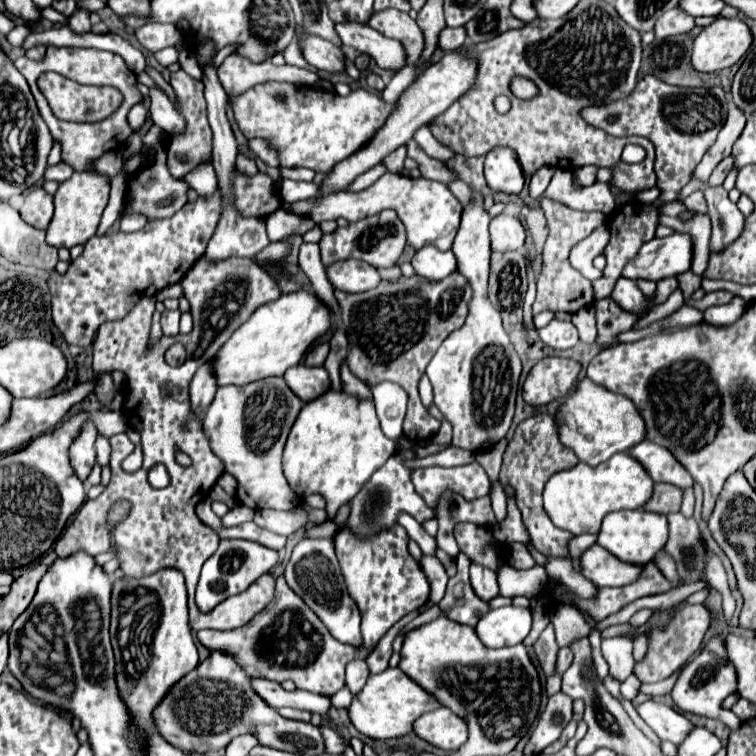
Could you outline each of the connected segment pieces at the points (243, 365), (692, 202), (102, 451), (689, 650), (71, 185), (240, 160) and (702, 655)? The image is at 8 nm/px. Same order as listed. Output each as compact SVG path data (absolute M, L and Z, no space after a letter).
M295 290L289 294L281 294L277 300L263 304L261 308L257 308L251 318L239 326L233 336L227 340L227 344L223 344L221 352L215 356L215 374L217 374L217 384L249 384L251 380L261 380L263 376L283 376L285 370L289 370L291 366L297 366L303 358L303 354L309 350L309 346L319 340L321 336L325 336L331 330L331 308L325 306L325 302L321 302L317 298L317 294L309 292L309 290Z
M697 190L697 192L693 192L689 198L685 198L683 204L689 206L691 210L695 210L695 212L707 212L707 202L705 202L701 190Z
M99 436L95 440L95 450L97 450L97 464L103 468L109 464L109 454L111 454L111 446L109 446L109 440Z
M695 604L695 606L685 606L681 612L675 614L673 626L667 626L665 630L647 630L649 634L649 650L645 654L645 658L641 662L635 664L633 674L641 680L641 682L659 682L669 678L679 666L685 664L685 660L699 650L701 640L705 636L705 630L709 626L709 612L703 608L703 604Z
M73 172L73 176L59 184L59 190L55 192L55 214L47 228L47 242L55 248L65 246L77 246L85 244L91 236L95 236L101 214L109 200L109 178L97 172Z
M239 152L239 154L237 154L237 168L239 168L241 172L245 172L245 174L251 176L251 174L257 172L257 162L255 162L251 156Z
M715 634L707 640L705 648L699 652L699 656L685 666L685 670L681 672L679 680L675 682L671 696L675 700L675 704L685 710L685 712L693 712L699 716L707 716L713 720L723 722L731 731L737 730L741 726L741 721L735 714L721 714L723 710L723 700L733 694L737 690L737 670L733 666L733 662L727 656L727 648L725 648L725 638L721 634Z

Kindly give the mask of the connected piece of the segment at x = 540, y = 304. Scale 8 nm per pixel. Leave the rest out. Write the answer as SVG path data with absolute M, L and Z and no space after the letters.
M547 198L541 200L541 208L547 218L549 236L547 236L547 242L543 248L543 266L537 276L537 298L533 302L533 316L543 310L551 310L551 312L563 310L563 312L575 314L577 310L581 310L585 306L593 306L595 296L593 296L591 280L587 280L579 270L575 270L569 264L569 252L577 242L587 238L597 226L605 224L607 216L603 212L571 210L563 204L555 204L553 200L547 200Z

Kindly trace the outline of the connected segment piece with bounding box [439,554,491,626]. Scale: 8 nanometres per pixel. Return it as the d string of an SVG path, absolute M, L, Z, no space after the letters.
M459 554L457 556L457 574L453 578L449 578L447 584L447 592L443 596L443 600L439 602L441 612L459 622L459 624L467 624L467 626L475 626L481 616L491 610L487 602L483 602L481 598L475 596L471 584L469 584L469 560Z

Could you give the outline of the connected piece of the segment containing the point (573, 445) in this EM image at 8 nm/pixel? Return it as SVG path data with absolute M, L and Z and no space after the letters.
M583 378L577 384L577 390L573 390L569 398L559 406L557 420L559 438L563 440L563 444L567 444L567 448L571 448L579 456L579 460L589 466L597 466L609 460L613 454L631 450L647 436L645 420L641 418L633 402L627 400L627 396L607 392L601 386L591 384L587 378Z

